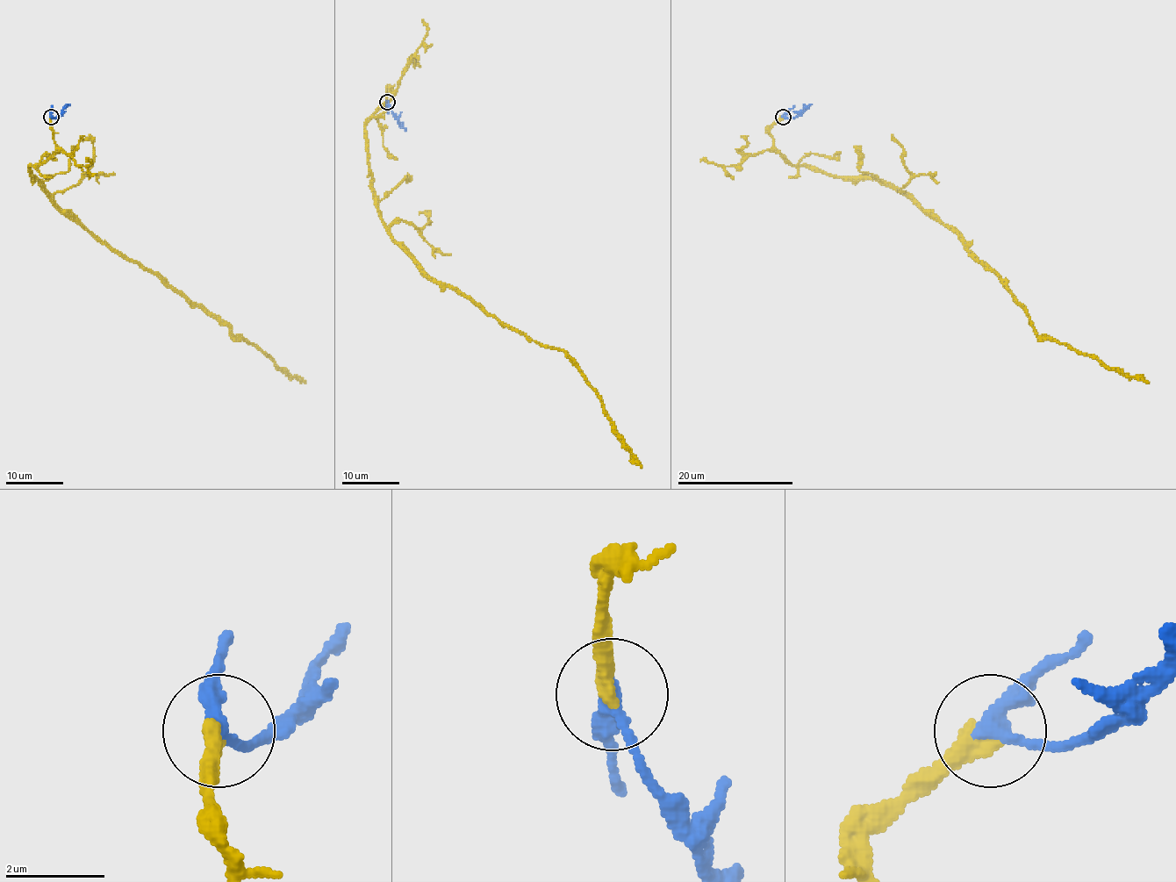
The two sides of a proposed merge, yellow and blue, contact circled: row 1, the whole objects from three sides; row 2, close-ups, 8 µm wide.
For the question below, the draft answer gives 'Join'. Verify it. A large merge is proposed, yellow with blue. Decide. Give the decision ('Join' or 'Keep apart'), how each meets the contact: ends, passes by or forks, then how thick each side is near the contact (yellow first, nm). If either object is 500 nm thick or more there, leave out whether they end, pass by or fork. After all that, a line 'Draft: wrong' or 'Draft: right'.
Join. At the ring yellow ends. At the ring blue passes by. Thickness 360 nm (yellow) against 300 nm
Draft: right

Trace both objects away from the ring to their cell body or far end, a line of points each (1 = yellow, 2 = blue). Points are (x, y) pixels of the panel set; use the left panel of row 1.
1: (51, 117), (57, 148), (41, 165), (29, 166), (51, 198), (97, 239), (207, 310), (284, 373), (305, 382)
2: (51, 117), (55, 118), (70, 103)

